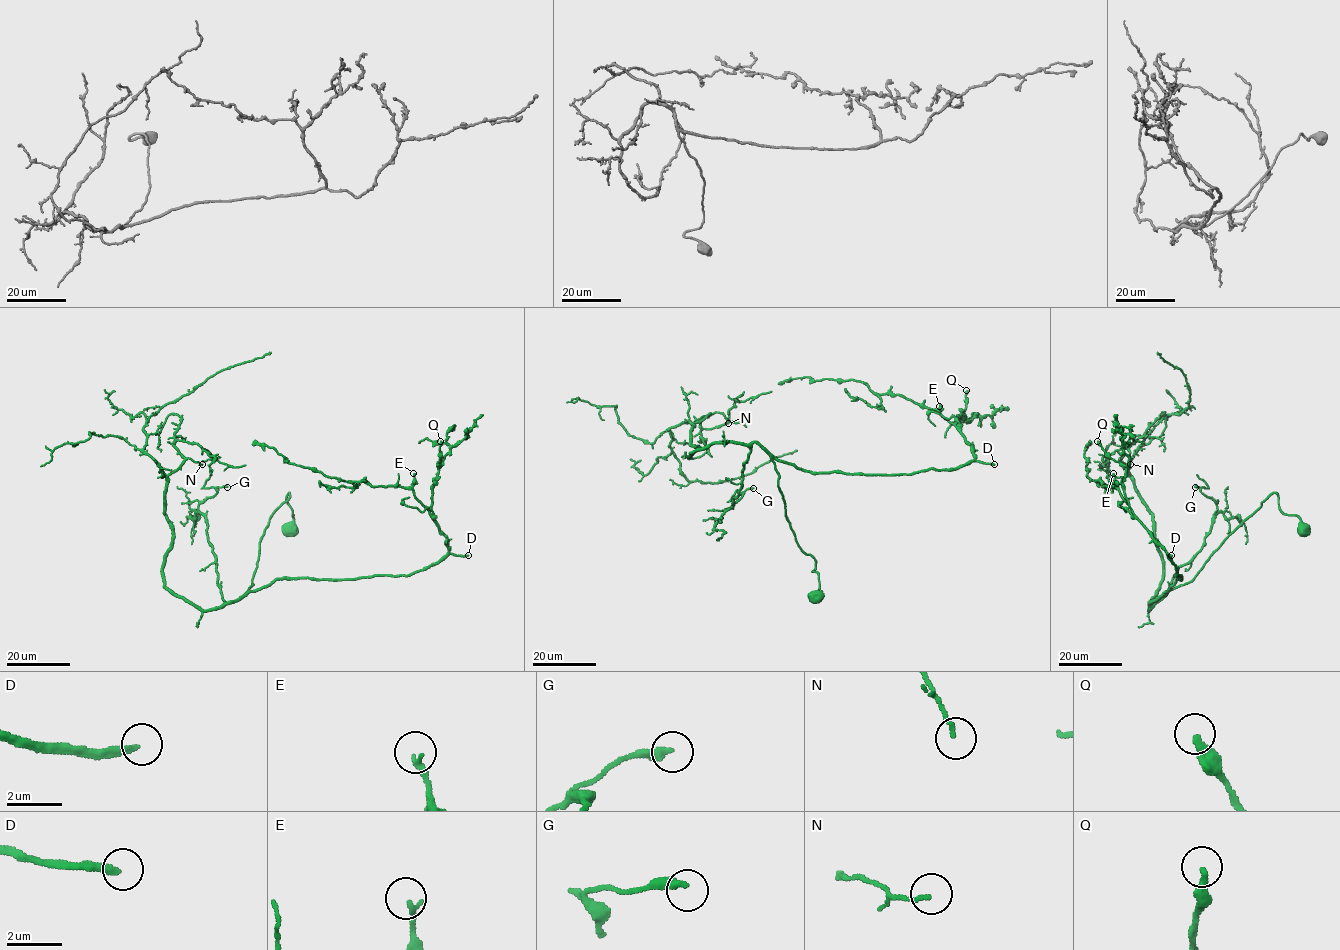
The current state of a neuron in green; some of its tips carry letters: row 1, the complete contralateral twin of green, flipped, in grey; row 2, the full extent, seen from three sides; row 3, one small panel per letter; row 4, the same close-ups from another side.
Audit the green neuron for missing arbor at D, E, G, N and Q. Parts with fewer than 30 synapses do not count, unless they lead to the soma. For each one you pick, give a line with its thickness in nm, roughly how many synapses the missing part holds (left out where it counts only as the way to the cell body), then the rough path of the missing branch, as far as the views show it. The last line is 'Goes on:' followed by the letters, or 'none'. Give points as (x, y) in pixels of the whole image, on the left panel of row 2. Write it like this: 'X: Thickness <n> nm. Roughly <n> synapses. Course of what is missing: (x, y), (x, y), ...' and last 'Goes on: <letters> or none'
D: Thickness 240 nm. Roughly 250 synapses
Goes on: D

